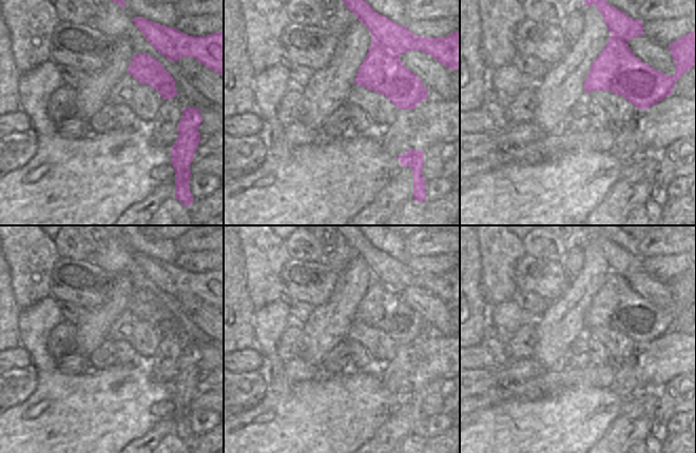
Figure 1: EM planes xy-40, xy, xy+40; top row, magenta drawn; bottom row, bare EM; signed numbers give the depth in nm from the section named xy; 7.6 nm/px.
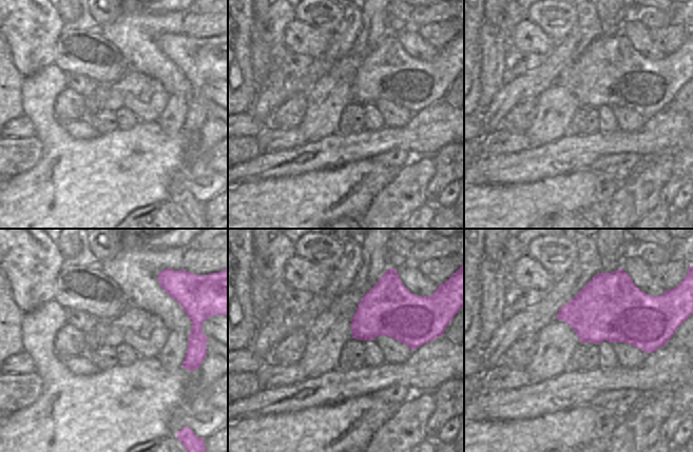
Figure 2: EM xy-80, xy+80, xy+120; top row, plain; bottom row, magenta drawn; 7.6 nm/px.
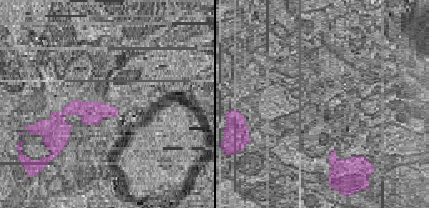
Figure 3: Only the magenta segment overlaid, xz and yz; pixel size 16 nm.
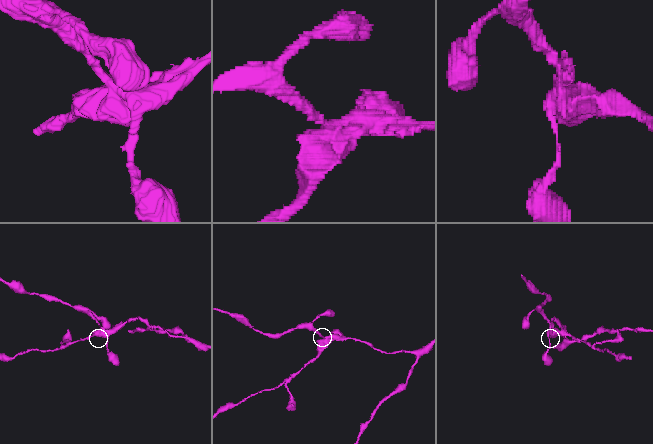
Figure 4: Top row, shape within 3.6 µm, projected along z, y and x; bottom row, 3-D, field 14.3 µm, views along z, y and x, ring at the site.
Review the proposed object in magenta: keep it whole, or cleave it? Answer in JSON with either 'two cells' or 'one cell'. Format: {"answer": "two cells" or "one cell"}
{"answer": "two cells"}

